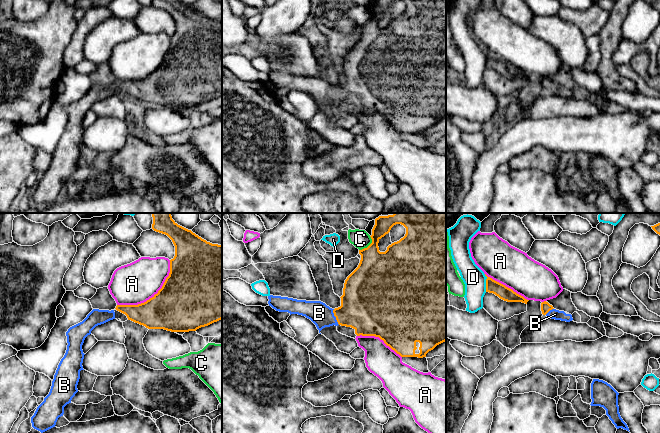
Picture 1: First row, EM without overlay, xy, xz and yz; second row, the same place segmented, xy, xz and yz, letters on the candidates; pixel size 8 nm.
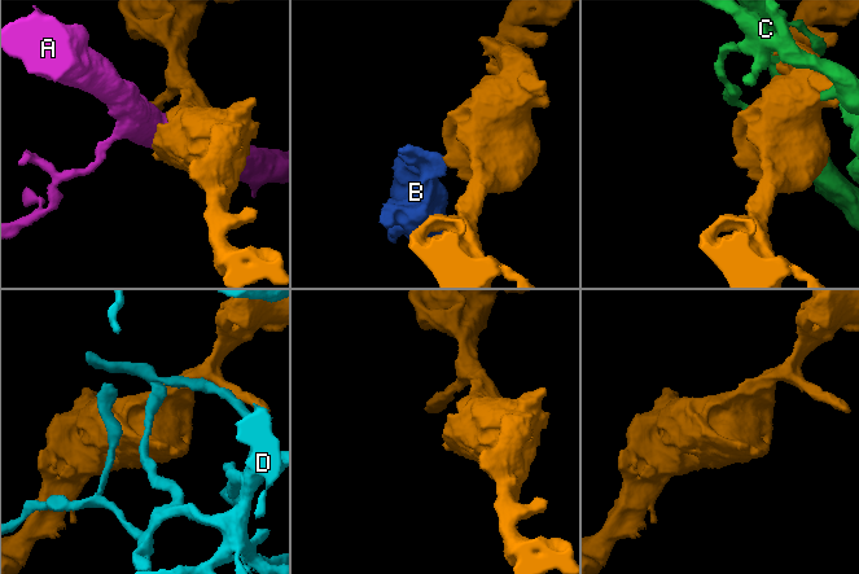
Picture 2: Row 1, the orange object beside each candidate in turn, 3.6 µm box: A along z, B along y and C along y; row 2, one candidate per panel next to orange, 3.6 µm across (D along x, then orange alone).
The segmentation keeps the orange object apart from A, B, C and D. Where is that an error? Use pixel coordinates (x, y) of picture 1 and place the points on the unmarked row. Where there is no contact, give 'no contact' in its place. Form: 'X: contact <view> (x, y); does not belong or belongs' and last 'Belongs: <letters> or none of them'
A: contact xy (154, 71); does not belong
B: contact xz (335, 92); belongs
C: contact xz (369, 21); does not belong
D: contact yz (486, 59); does not belong
Belongs: B

